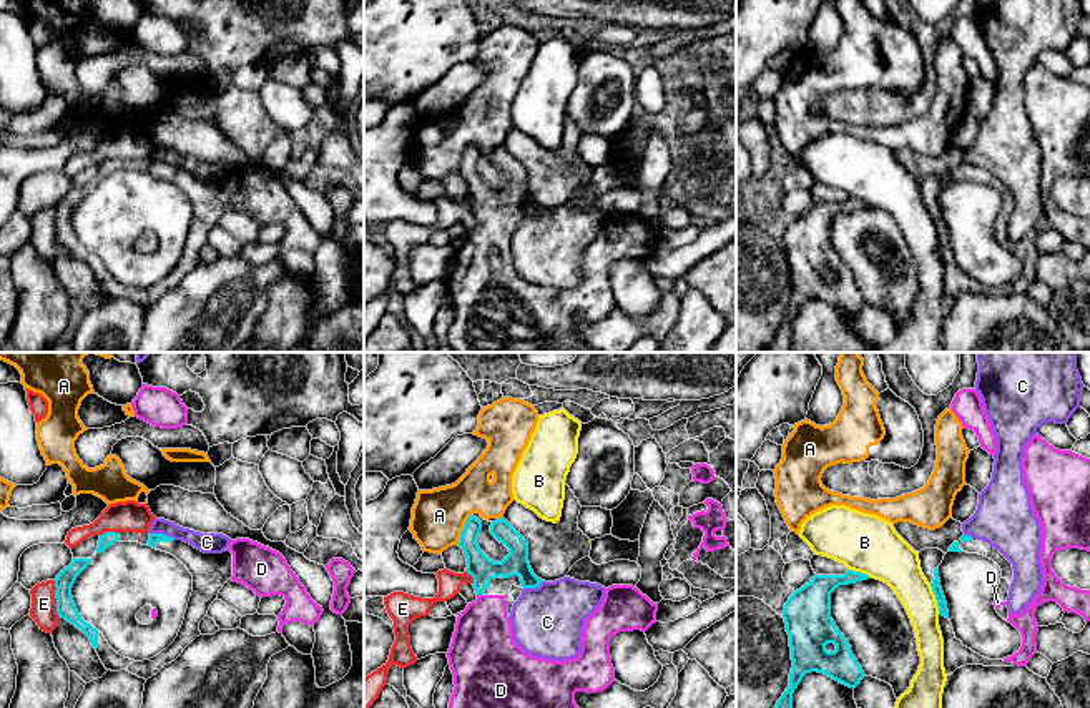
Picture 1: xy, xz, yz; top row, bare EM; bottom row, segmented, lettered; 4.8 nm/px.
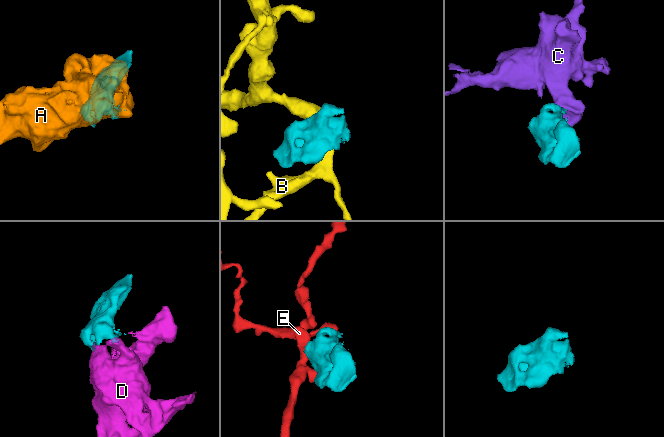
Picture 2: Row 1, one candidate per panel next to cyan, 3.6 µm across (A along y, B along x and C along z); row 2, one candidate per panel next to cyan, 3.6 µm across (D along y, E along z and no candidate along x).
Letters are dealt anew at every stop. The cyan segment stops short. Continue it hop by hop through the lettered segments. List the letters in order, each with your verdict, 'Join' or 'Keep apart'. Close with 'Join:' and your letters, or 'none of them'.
A: Keep apart
B: Keep apart
C: Keep apart
D: Join
E: Keep apart
Join: D

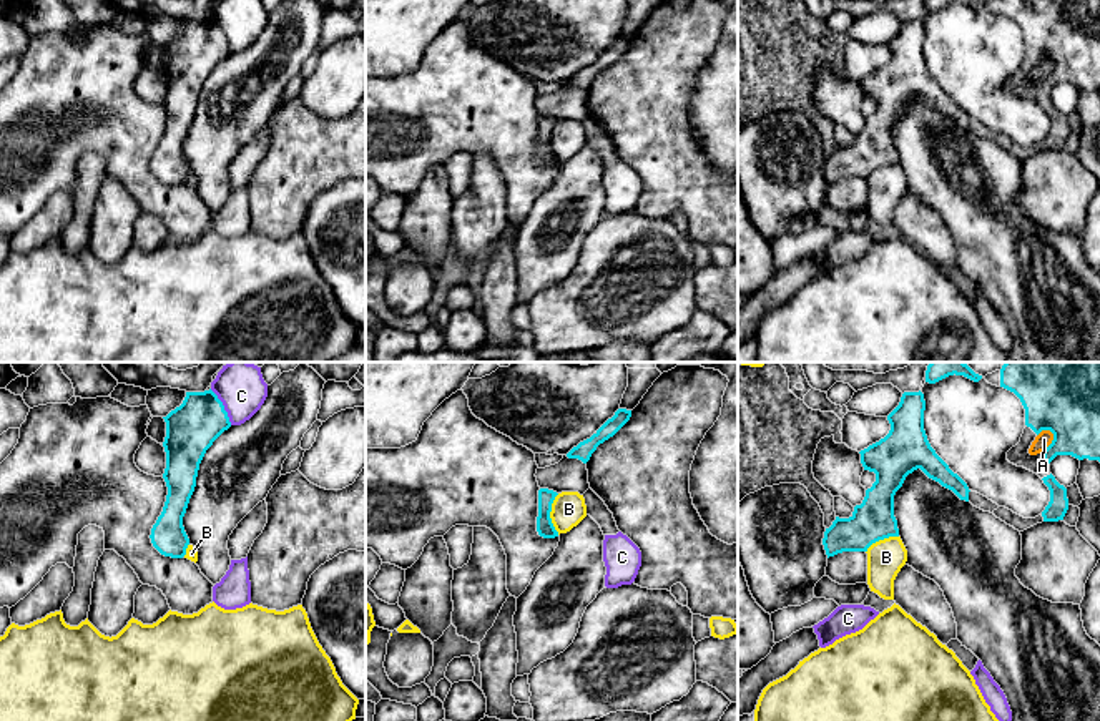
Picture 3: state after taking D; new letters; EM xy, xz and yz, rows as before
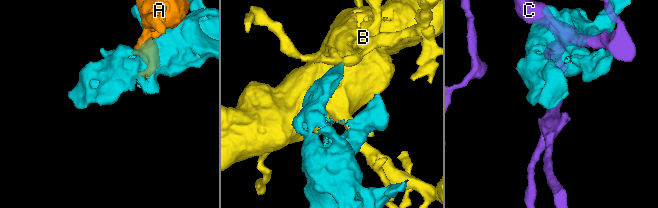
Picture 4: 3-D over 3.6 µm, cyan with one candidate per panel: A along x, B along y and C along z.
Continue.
A: Keep apart
B: Keep apart
C: Keep apart
Join: none of them

